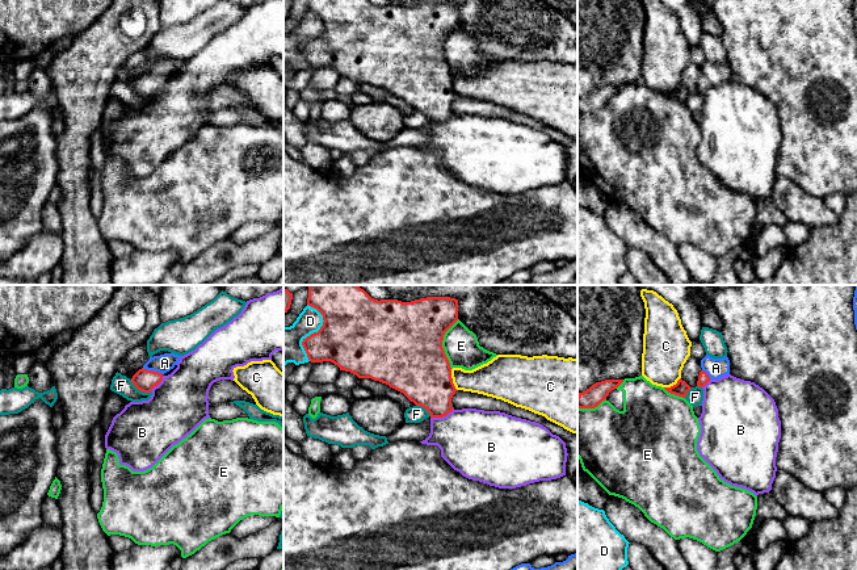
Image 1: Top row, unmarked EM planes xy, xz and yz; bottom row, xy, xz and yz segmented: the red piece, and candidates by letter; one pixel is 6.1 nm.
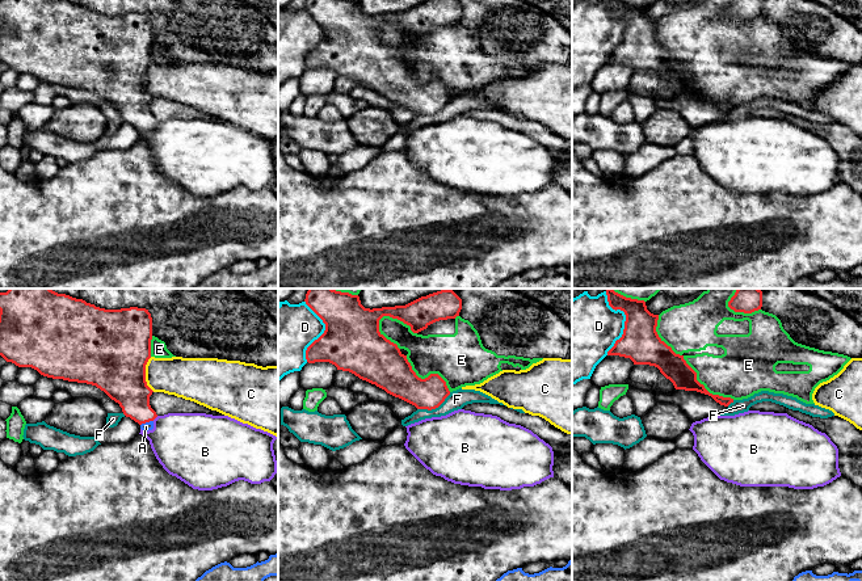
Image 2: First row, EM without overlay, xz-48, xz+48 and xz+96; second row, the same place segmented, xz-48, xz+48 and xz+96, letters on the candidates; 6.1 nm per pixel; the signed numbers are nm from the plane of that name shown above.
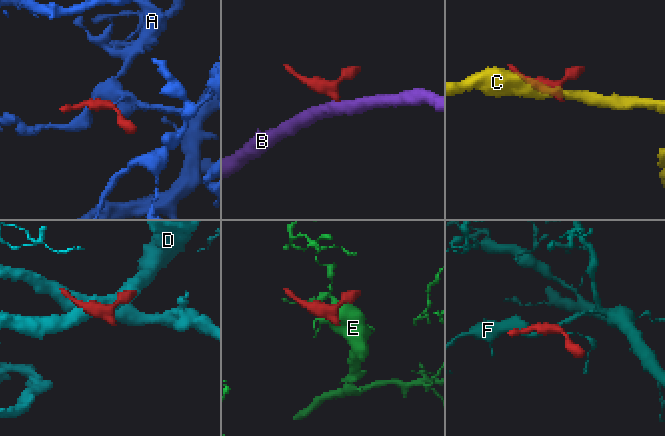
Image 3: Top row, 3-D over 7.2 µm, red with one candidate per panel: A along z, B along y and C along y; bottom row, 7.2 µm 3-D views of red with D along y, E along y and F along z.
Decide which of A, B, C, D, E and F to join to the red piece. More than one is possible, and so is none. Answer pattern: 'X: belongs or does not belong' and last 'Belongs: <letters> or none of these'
A: belongs
B: does not belong
C: does not belong
D: does not belong
E: does not belong
F: does not belong
Belongs: A

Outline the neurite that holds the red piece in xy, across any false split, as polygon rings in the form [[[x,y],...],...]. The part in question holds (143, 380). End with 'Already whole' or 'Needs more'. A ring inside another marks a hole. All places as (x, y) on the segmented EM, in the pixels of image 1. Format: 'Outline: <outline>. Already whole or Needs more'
Outline: [[[164,353],[160,356],[150,357],[143,368],[133,376],[131,382],[138,390],[150,393],[161,382],[163,374],[177,365],[180,357],[181,356],[175,353]]]. Needs more

